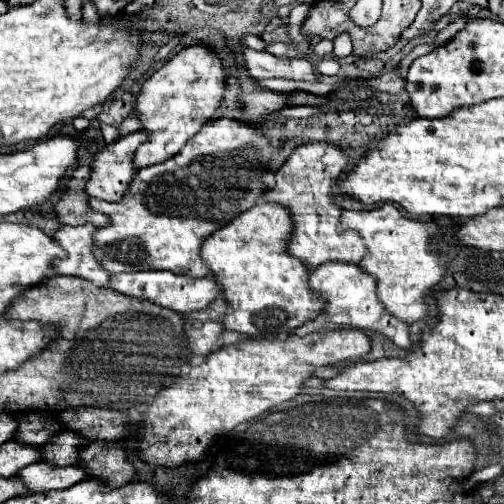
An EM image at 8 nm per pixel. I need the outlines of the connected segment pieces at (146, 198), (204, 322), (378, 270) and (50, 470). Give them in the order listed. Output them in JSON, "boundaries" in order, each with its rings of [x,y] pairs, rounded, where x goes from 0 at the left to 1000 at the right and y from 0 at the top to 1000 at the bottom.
{"boundaries":[[[[452,234],[417,238],[385,274],[369,282],[369,290],[349,310],[321,325],[274,337],[246,393],[238,393],[234,401],[179,393],[179,413],[218,433],[218,444],[194,452],[187,464],[190,516],[218,544],[258,536],[333,536],[341,544],[393,552],[413,548],[417,540],[397,516],[397,488],[409,468],[448,448],[460,433],[496,417],[512,397],[524,393],[524,365],[516,353],[524,345],[520,333],[532,333],[536,325],[536,302],[540,290],[512,254]]],[[[433,587],[405,615],[381,619],[365,627],[365,659],[373,667],[373,687],[381,702],[413,706],[433,687],[433,667],[444,659],[440,627],[444,627],[448,595]]],[[[758,405],[754,413],[718,421],[683,417],[675,429],[675,460],[690,452],[706,456],[722,476],[726,508],[710,528],[746,552],[746,583],[770,623],[810,643],[841,635],[849,623],[845,583],[885,548],[885,528],[849,492],[869,464],[869,448],[802,433],[782,405]]],[[[67,917],[32,940],[56,964],[56,976],[99,976],[139,968],[171,948],[171,933],[159,925],[103,925],[95,917]]]]}

